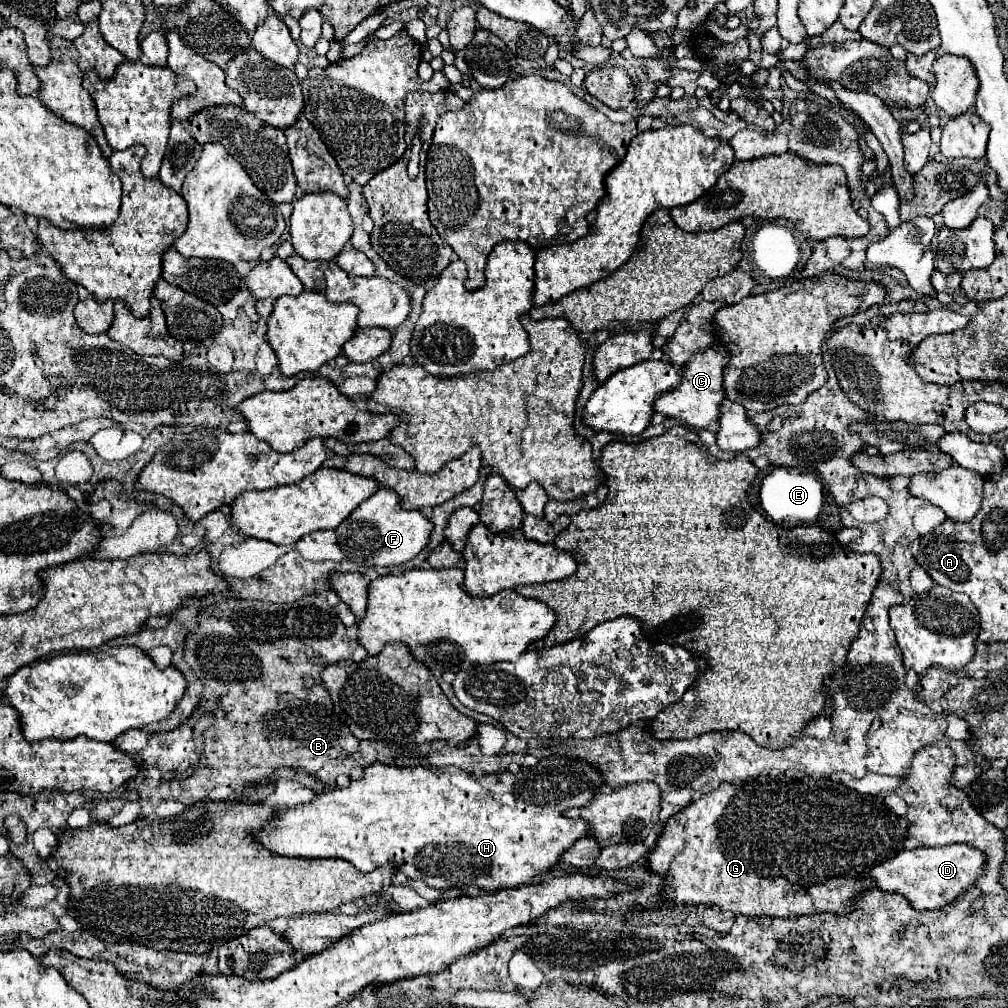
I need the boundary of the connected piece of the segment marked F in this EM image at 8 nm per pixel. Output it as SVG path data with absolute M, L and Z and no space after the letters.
M379 487L365 503L361 503L337 529L337 543L345 557L365 567L401 565L415 559L429 543L433 523L421 511L407 511L401 507L401 499L387 487Z

